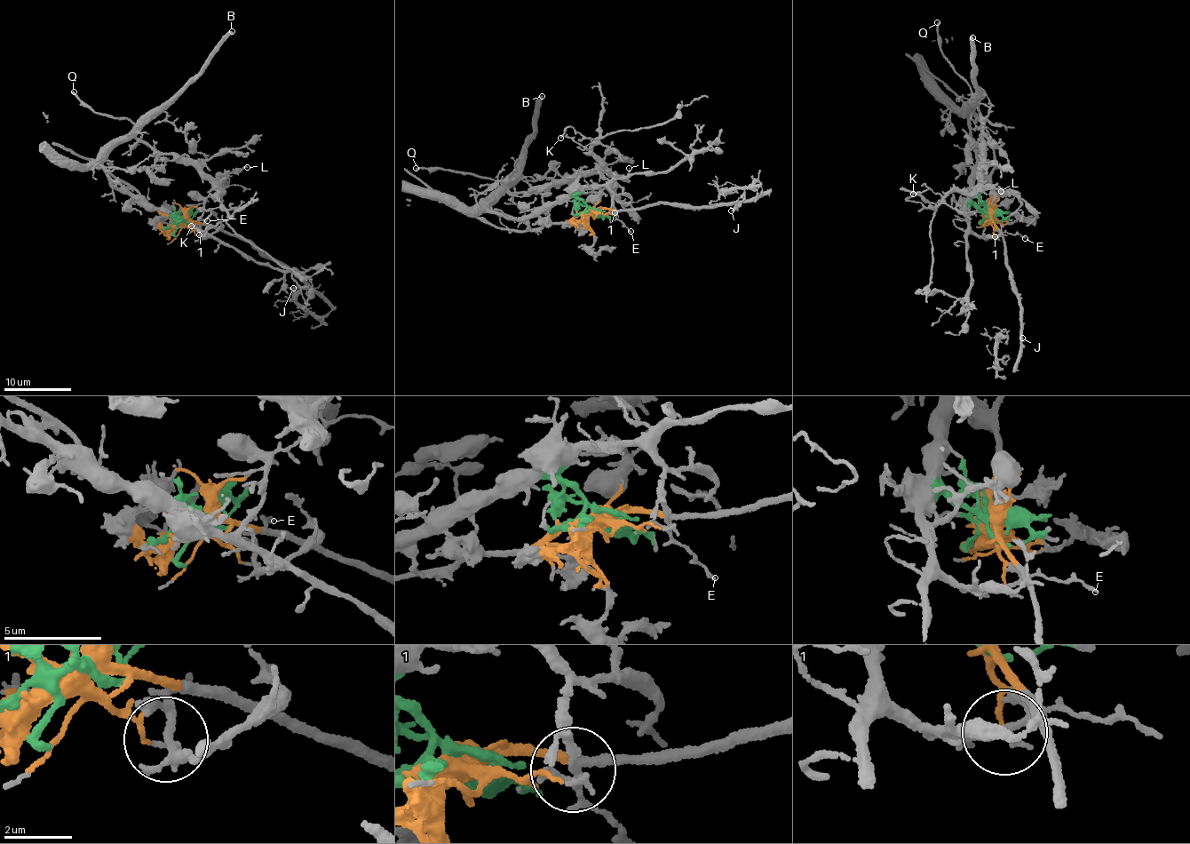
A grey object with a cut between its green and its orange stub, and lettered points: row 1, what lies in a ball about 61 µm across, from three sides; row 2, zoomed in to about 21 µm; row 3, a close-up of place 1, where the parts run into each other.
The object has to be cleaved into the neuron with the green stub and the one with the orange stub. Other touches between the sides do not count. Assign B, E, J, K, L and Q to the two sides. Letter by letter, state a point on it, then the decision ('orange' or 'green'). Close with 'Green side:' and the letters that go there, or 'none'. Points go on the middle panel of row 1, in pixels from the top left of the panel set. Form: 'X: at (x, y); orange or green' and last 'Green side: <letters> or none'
B: at (542, 96); green
E: at (630, 231); green
J: at (731, 210); orange
K: at (560, 138); green
L: at (629, 168); green
Q: at (416, 168); green
Green side: B, E, K, L, Q

